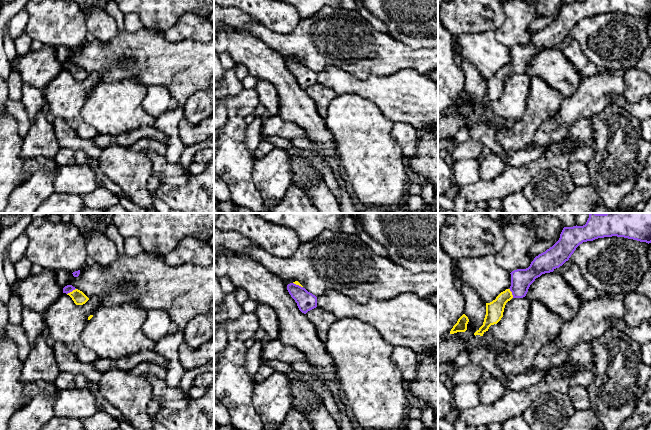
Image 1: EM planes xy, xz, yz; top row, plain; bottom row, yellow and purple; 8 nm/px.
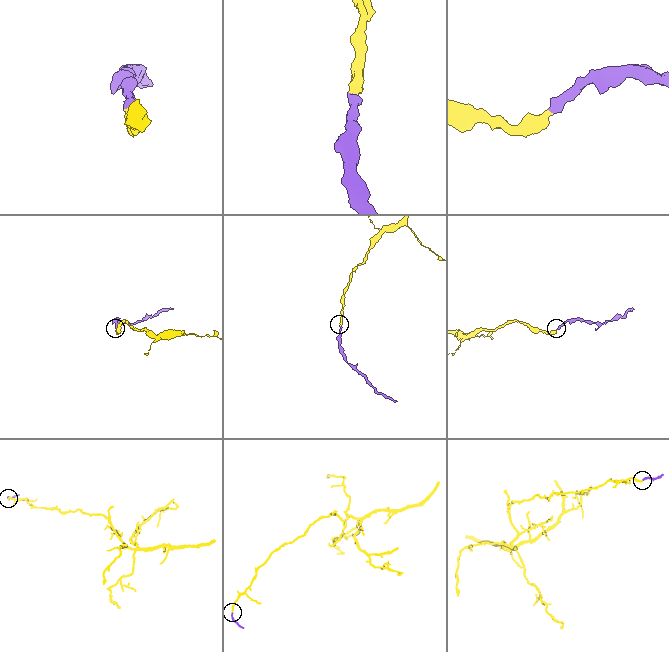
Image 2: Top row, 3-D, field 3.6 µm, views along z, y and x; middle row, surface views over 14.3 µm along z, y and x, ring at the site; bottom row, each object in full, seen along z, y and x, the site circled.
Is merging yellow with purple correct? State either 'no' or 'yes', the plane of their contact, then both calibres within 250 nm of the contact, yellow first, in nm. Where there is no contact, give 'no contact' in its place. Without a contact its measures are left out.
yes | yz | 140/170 nm

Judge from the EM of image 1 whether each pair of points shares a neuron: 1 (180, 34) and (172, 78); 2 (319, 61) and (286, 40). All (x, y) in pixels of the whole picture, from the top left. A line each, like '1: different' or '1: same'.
1: different
2: same

